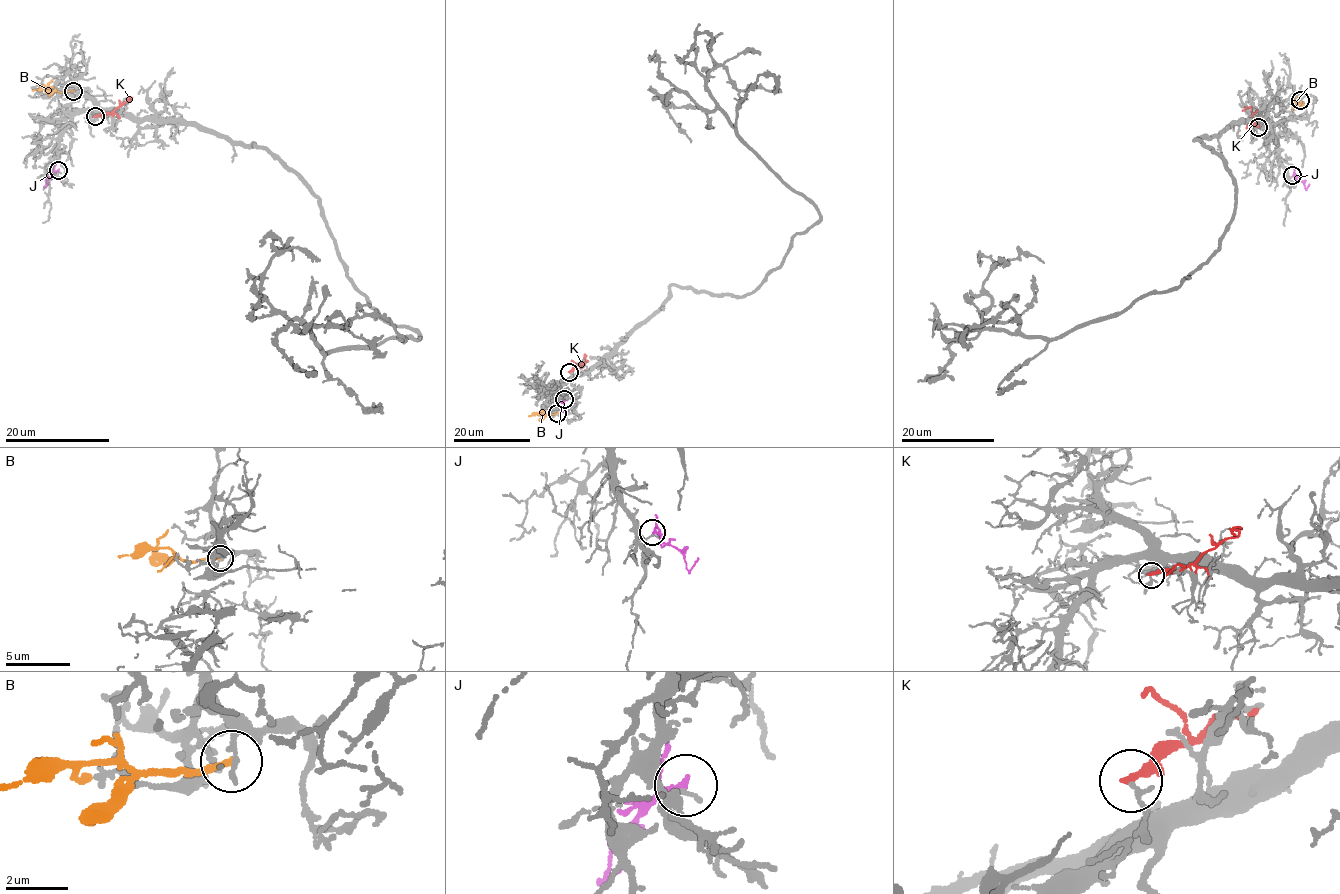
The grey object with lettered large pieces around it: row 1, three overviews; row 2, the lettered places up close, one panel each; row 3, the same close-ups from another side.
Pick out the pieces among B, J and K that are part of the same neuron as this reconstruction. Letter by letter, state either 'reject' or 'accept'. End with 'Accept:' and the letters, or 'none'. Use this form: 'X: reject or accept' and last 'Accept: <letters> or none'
B: reject
J: reject
K: reject
Accept: none

